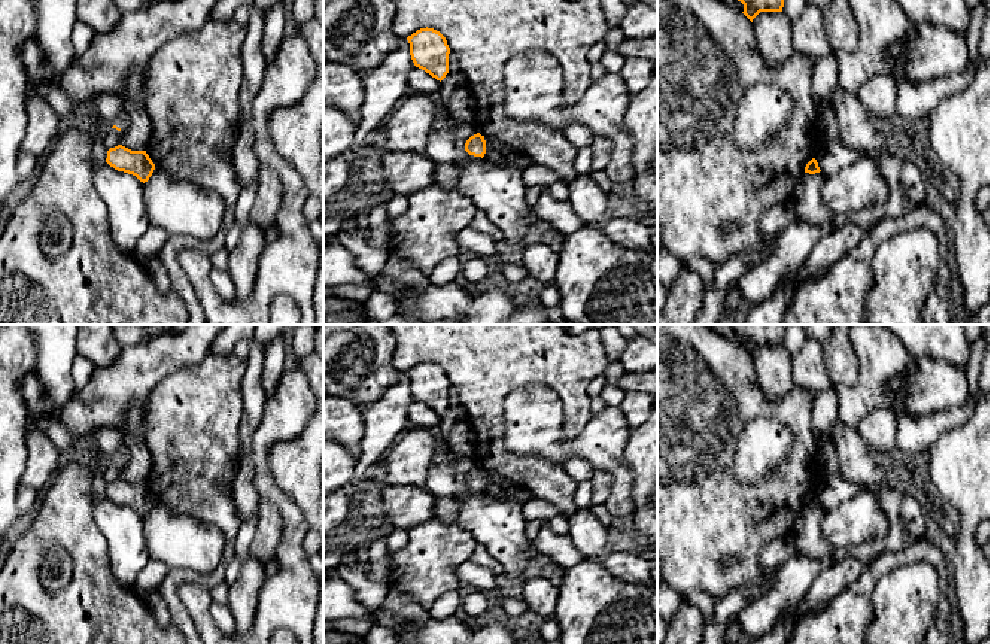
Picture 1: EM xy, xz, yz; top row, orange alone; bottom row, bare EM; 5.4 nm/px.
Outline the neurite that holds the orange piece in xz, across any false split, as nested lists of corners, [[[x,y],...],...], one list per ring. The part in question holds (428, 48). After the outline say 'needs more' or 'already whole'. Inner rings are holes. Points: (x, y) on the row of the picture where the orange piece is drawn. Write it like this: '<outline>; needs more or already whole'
[[[426,27],[408,36],[407,40],[414,66],[441,82],[449,73],[450,48],[446,37]]]; already whole

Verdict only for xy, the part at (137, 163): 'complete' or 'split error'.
complete

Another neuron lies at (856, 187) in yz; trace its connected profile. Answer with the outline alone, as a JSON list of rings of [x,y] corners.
[[[860,155],[833,176],[826,176],[821,198],[833,215],[848,215],[854,210],[882,207],[890,198],[890,189],[873,158]]]

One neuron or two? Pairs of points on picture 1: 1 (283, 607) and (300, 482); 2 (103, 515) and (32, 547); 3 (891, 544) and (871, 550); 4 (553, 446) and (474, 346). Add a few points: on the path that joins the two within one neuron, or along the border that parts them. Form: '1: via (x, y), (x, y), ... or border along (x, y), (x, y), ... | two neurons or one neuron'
1: border along (273, 479), (297, 506), (307, 523) | two neurons
2: border along (93, 501), (93, 521), (106, 540), (108, 552) | two neurons
3: via (887, 544), (875, 549) | one neuron
4: border along (546, 383), (513, 389), (504, 400), (504, 425) | two neurons

